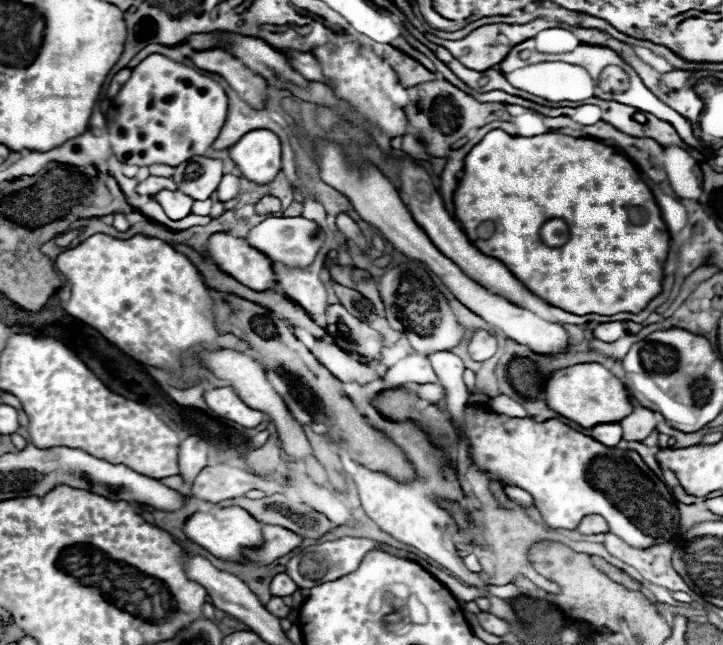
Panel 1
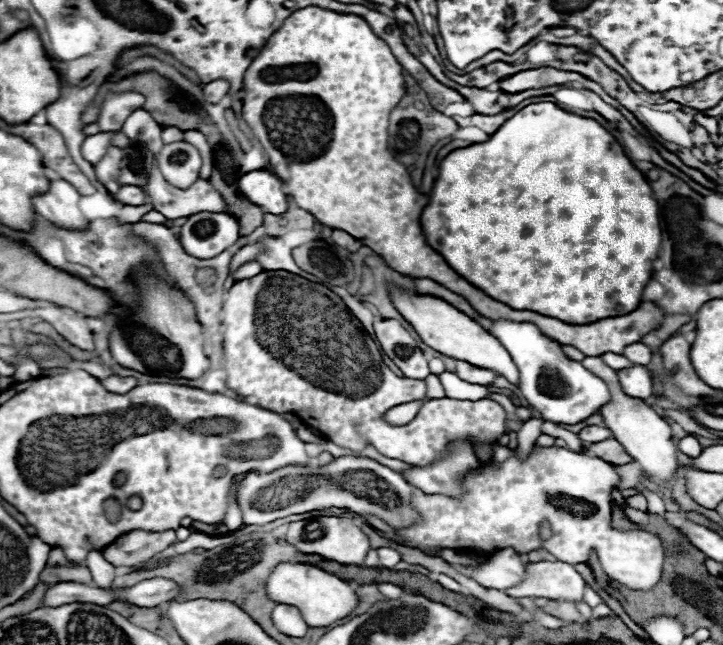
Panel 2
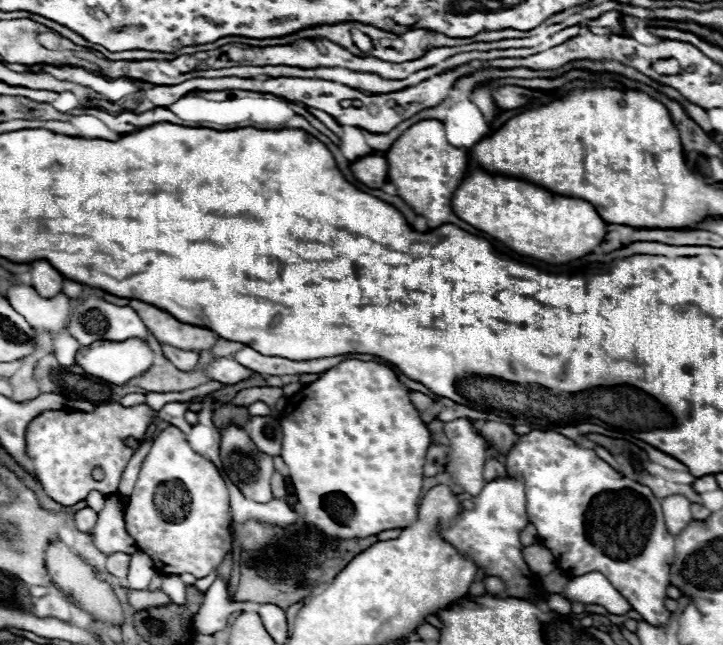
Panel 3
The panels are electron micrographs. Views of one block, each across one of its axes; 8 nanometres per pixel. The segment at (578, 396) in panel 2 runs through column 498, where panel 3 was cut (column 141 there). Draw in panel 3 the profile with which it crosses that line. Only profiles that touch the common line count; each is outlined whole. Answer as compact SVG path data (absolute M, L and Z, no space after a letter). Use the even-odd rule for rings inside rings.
M88 298L78 306L76 314L68 322L68 332L82 344L88 346L98 340L112 340L112 342L124 342L130 338L140 338L146 342L148 328L144 322L140 322L140 316L130 306L114 306L110 302L104 302L100 298Z

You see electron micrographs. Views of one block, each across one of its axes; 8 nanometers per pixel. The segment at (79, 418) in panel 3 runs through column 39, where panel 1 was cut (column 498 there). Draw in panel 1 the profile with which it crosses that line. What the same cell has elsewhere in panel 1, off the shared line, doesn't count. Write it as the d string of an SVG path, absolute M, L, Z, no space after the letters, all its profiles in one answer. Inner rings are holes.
M466 408L464 434L470 440L472 460L488 470L502 484L516 484L528 490L540 510L544 522L550 528L574 530L588 514L600 514L606 518L612 534L622 538L634 548L650 548L674 540L680 532L680 512L668 486L644 464L638 452L608 448L598 440L584 436L568 424L552 418L546 422L534 422L534 418L506 418L490 410Z

